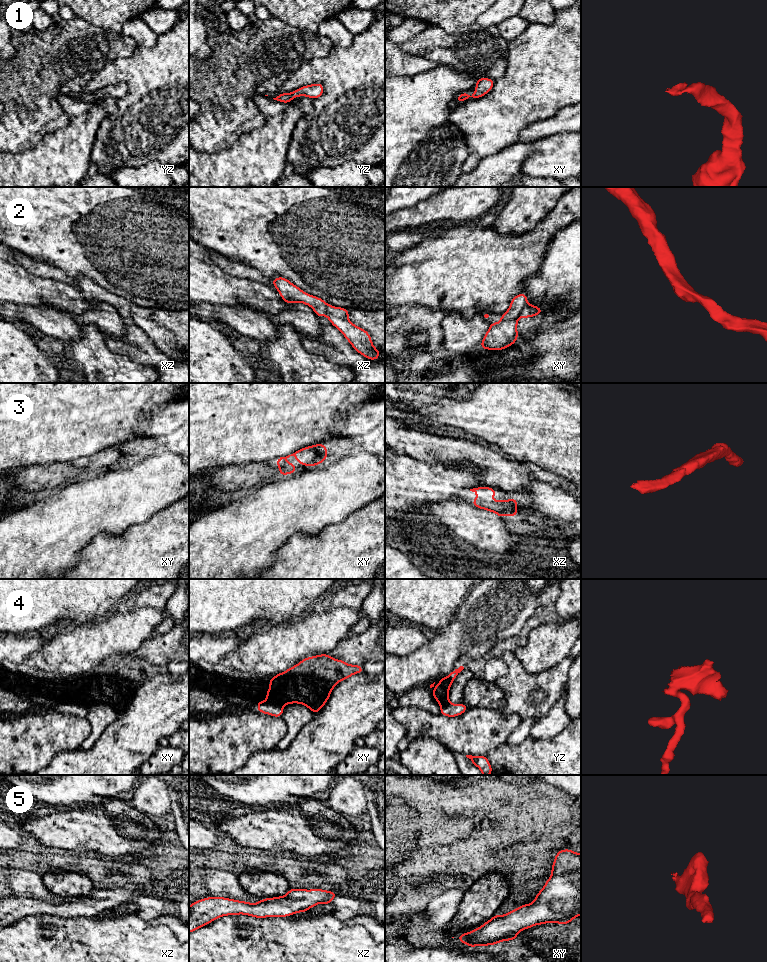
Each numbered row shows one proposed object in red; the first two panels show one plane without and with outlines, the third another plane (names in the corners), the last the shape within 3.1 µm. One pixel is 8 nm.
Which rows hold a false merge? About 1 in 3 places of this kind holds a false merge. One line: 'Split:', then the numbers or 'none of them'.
Split: 2, 4

